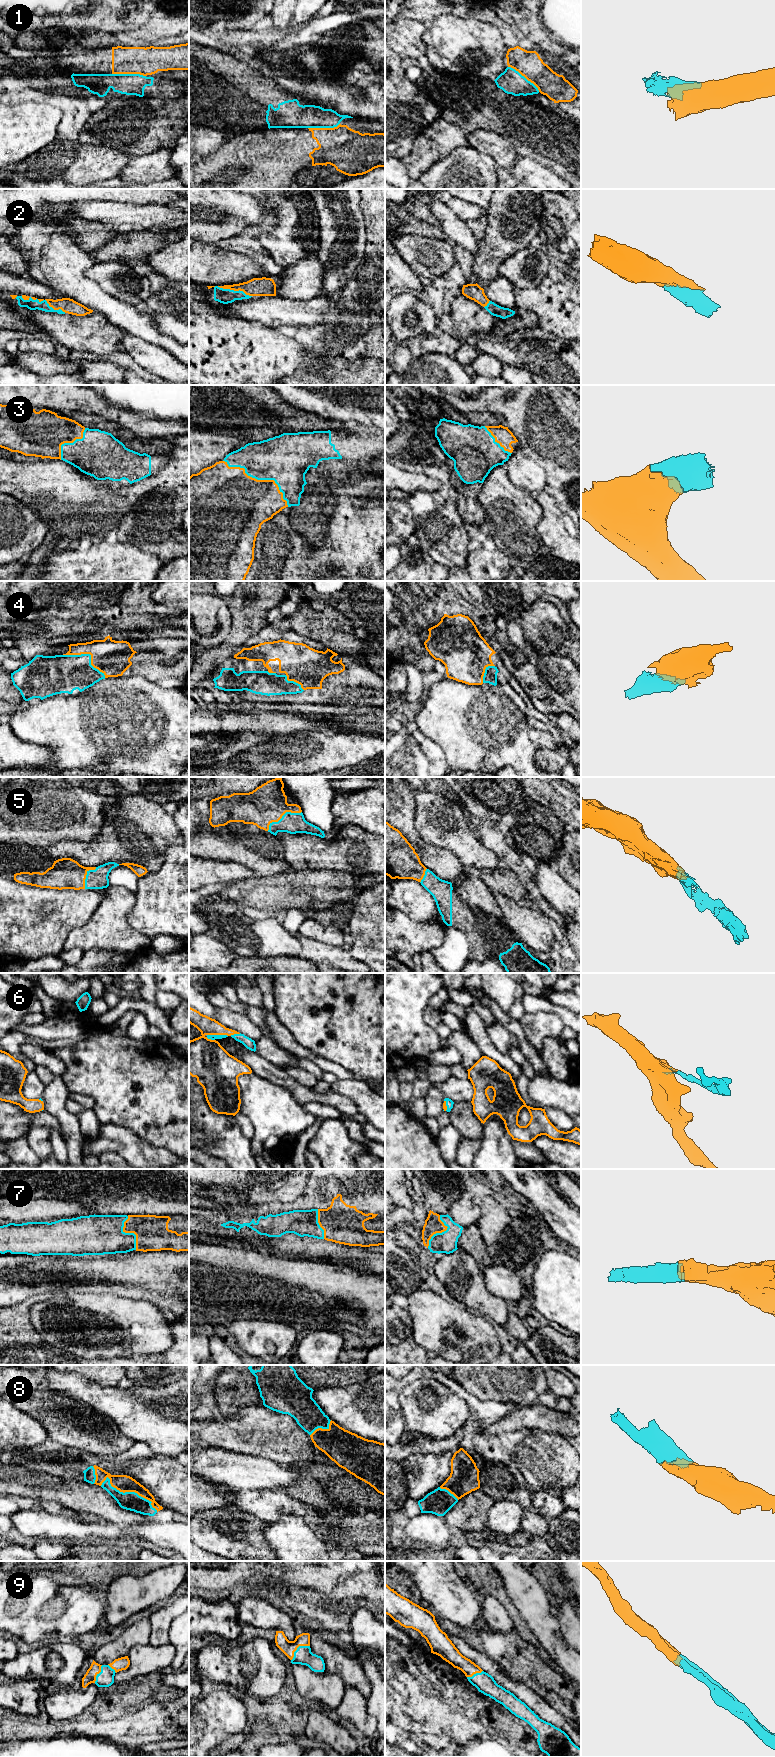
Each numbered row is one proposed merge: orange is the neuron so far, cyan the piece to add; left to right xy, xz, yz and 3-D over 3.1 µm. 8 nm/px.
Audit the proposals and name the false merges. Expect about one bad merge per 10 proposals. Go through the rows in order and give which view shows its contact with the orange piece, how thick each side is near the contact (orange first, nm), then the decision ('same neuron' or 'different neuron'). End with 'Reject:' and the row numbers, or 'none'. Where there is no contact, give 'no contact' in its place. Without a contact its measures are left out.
1: xy | 220/180 nm | different neuron
2: xz | 150/120 nm | same neuron
3: xz | 480/380 nm | same neuron
4: xy | 280/300 nm | same neuron
5: xz | 300/170 nm | same neuron
6: xz | 320/50 nm | same neuron
7: xy | 280/320 nm | same neuron
8: xy | 140/150 nm | same neuron
9: xz | 110/140 nm | same neuron
Reject: 1

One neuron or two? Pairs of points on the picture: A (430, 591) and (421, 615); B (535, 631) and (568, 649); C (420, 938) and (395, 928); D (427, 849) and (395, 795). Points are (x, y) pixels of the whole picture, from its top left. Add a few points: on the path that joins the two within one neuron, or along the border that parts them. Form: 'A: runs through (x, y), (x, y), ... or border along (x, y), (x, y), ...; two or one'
A: runs through (424, 597), (421, 600), (421, 609); one
B: runs through (543, 631), (546, 631), (560, 641); one
C: runs through (414, 938), (408, 938), (401, 933); one
D: runs through (413, 836), (398, 809); one

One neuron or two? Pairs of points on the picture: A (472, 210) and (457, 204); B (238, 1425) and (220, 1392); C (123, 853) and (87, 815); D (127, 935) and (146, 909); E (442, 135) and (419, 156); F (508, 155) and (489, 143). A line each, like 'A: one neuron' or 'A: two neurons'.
A: one neuron
B: two neurons
C: two neurons
D: two neurons
E: one neuron
F: one neuron

